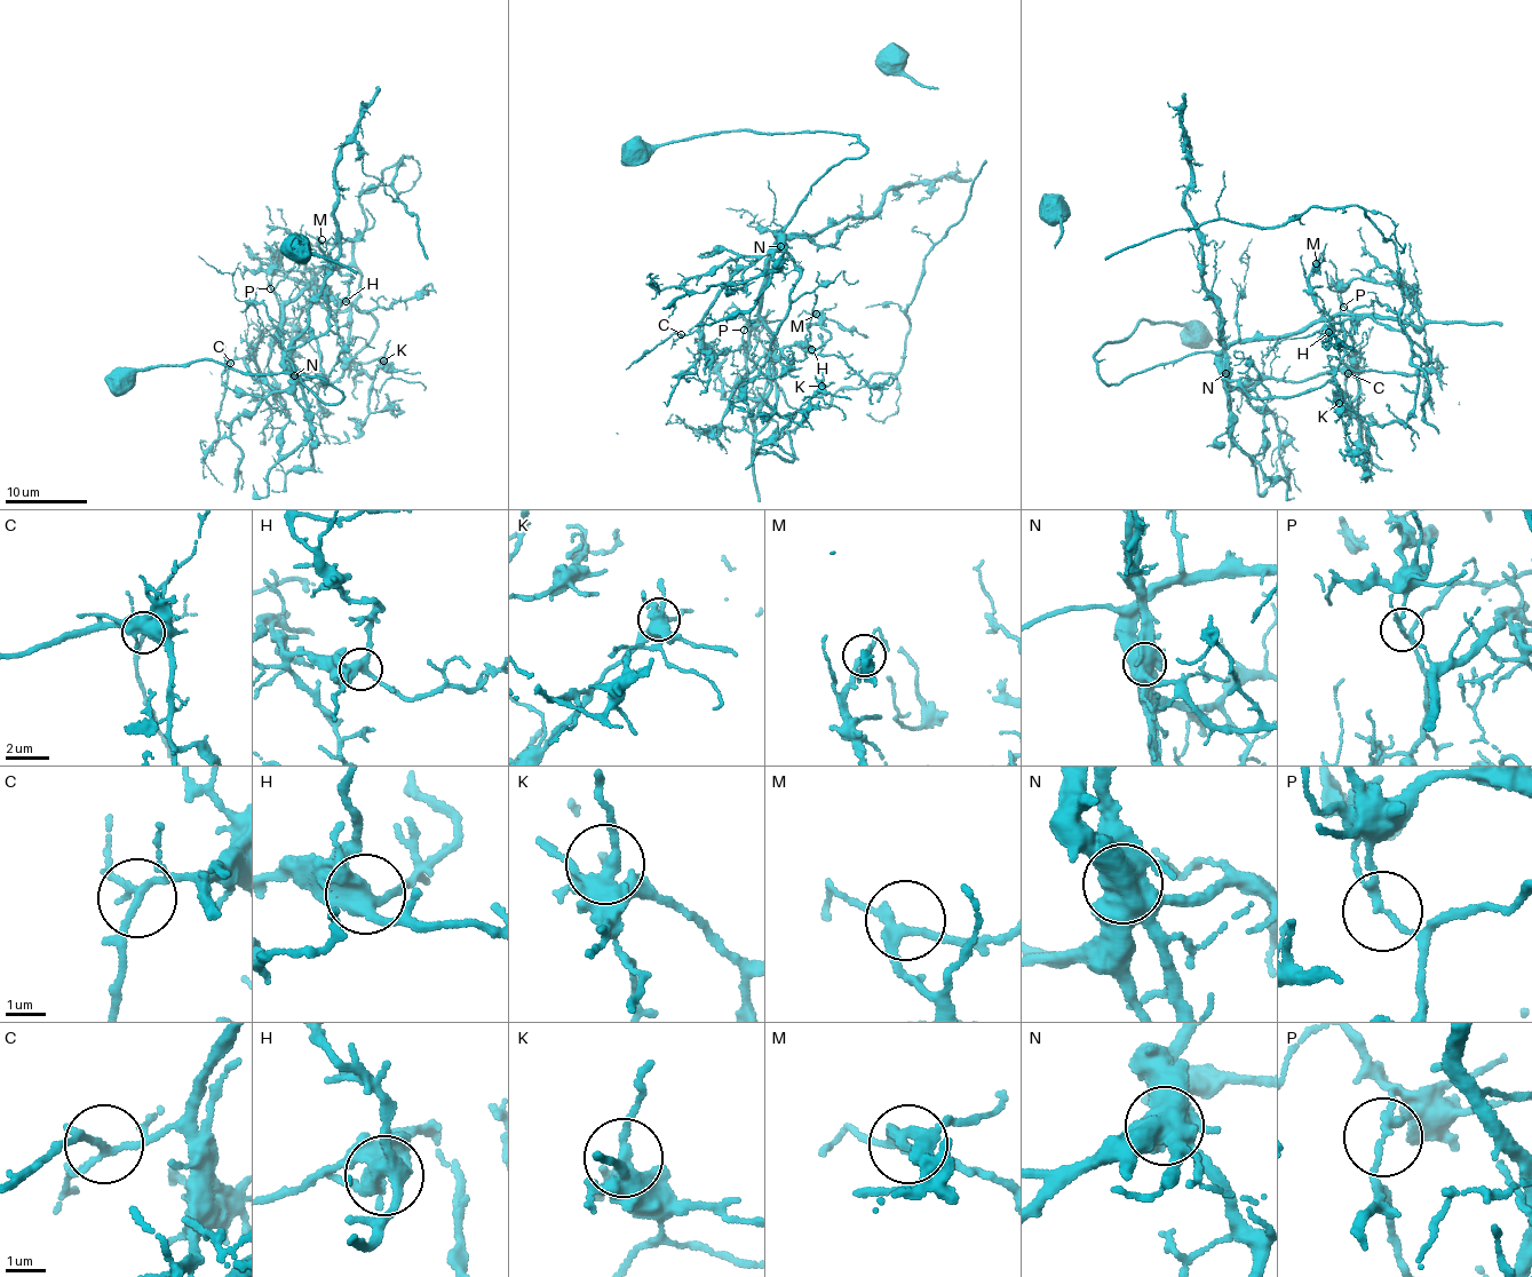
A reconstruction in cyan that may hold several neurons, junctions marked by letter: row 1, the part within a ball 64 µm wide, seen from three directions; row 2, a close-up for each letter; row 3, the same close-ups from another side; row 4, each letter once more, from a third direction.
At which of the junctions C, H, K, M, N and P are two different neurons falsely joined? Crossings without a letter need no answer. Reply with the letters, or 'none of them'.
N, P

